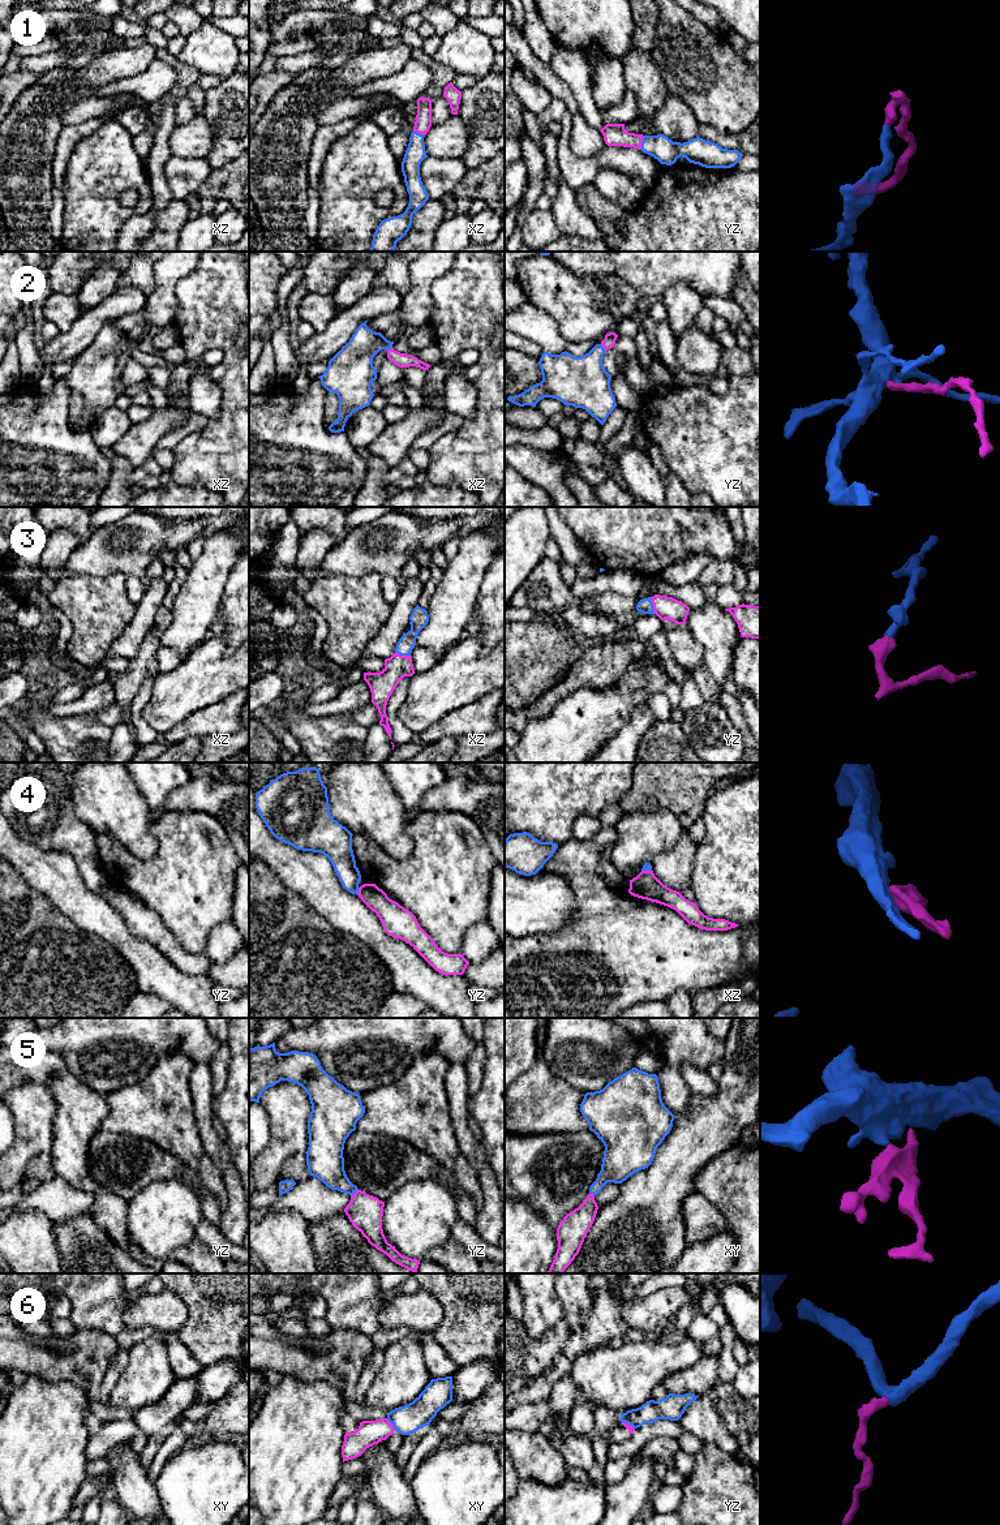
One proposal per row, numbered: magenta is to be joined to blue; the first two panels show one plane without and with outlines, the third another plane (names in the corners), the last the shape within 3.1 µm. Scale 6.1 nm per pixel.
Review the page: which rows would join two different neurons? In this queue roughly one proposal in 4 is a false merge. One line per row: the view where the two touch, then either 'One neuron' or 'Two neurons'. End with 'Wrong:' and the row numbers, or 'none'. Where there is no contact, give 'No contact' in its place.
1: Touches blue in yz. One neuron
2: Touches blue in yz. One neuron
3: Touches blue in yz. One neuron
4: Touches blue in yz. One neuron
5: Touches blue in yz. One neuron
6: Touches blue in xy. Two neurons
Wrong: 6

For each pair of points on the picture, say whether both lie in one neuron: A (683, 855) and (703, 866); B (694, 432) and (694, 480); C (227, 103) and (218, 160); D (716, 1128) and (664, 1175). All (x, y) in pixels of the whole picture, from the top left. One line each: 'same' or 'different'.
A: different
B: same
C: same
D: same

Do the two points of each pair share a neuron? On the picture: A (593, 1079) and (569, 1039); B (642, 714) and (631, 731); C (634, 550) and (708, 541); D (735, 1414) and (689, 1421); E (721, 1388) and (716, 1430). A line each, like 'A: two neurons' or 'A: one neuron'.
A: one neuron
B: one neuron
C: one neuron
D: one neuron
E: one neuron

